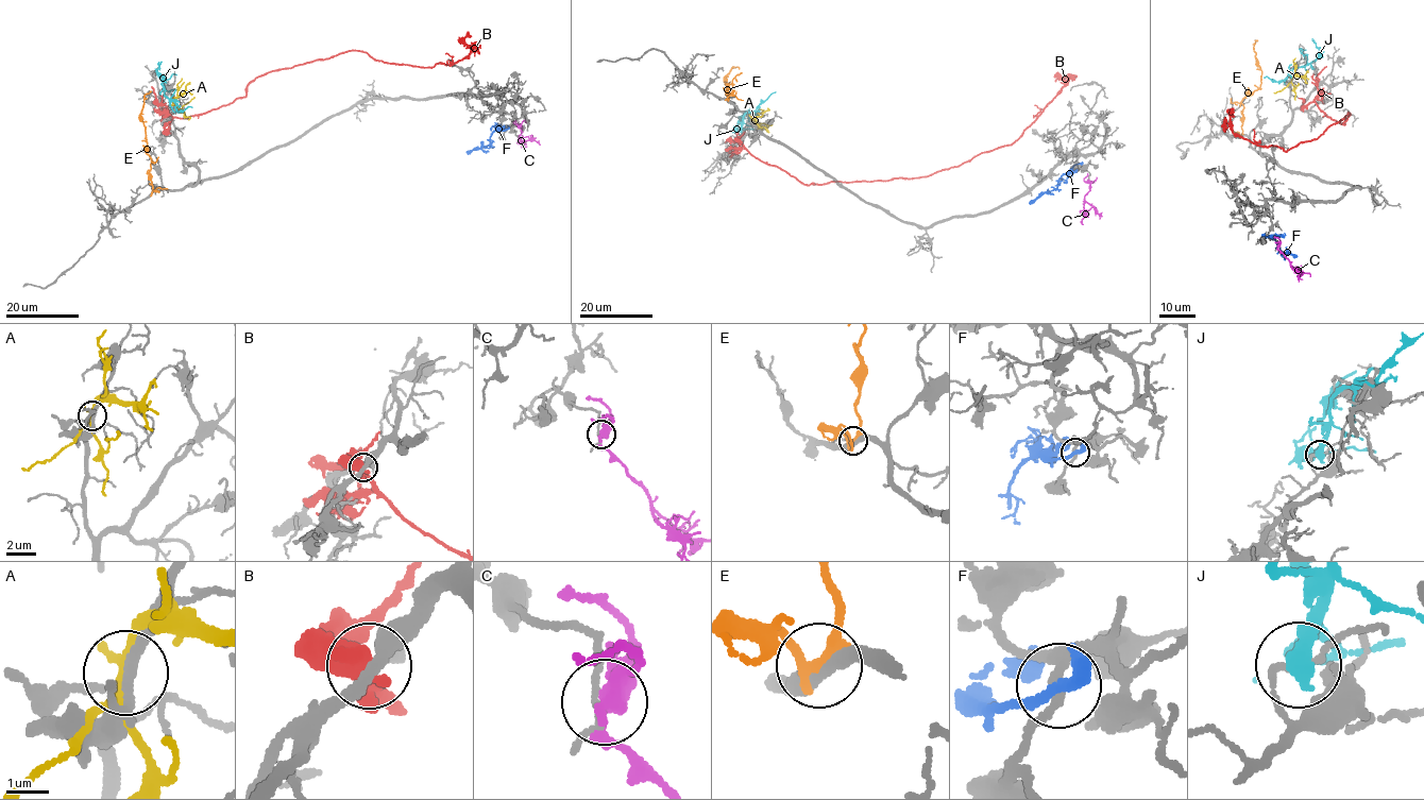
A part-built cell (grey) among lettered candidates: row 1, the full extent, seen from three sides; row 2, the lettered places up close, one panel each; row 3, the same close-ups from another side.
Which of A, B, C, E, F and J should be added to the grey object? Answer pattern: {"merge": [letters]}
{"merge": []}

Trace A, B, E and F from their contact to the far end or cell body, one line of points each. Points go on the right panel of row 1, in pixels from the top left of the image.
A: (1292, 80), (1293, 75), (1305, 75), (1308, 70)
B: (1302, 109), (1314, 102), (1341, 124), (1350, 115), (1314, 140), (1287, 152), (1260, 146), (1233, 133), (1233, 108)
E: (1241, 136), (1241, 101), (1261, 83), (1261, 70), (1253, 50), (1253, 43), (1257, 41)
F: (1263, 235), (1274, 238), (1282, 251), (1297, 256)

